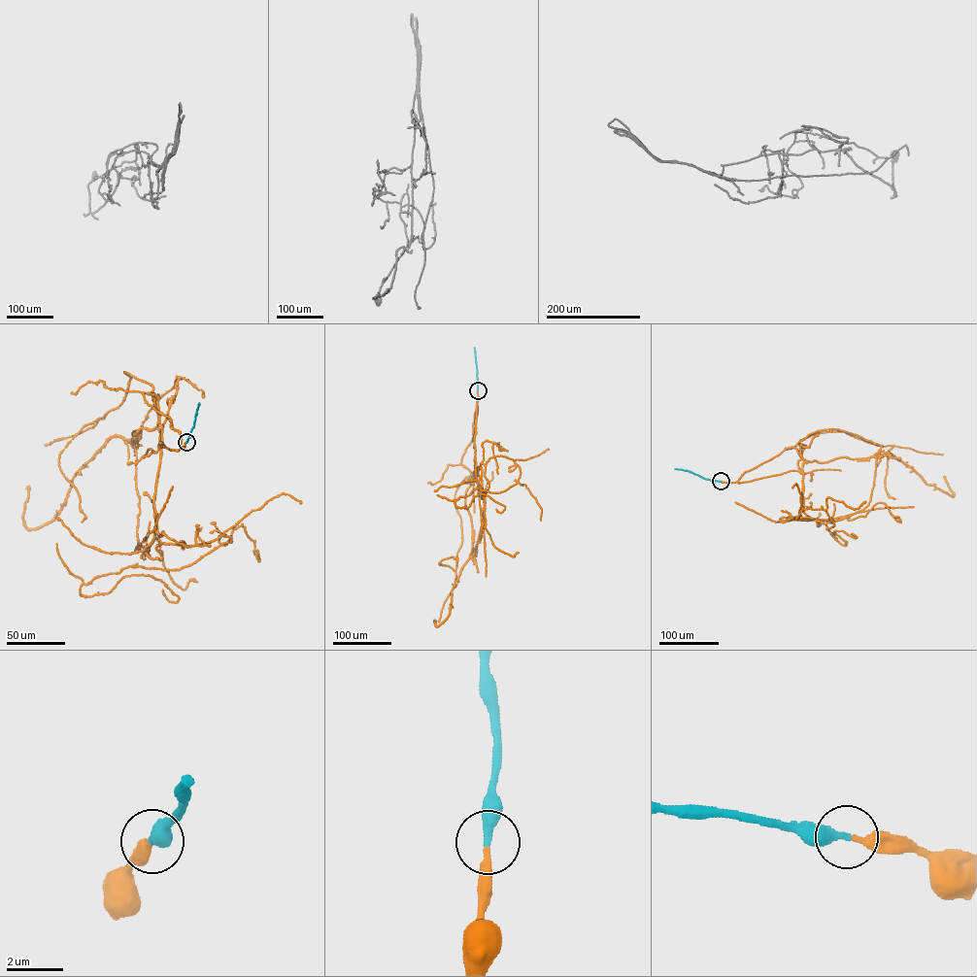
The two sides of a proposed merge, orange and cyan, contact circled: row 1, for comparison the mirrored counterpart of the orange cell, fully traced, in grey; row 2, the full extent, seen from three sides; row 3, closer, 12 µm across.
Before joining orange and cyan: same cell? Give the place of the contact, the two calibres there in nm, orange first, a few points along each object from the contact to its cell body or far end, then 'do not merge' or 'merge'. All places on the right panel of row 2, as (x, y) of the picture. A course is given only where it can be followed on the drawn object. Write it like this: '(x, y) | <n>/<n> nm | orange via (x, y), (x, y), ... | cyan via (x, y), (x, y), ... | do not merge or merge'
(721, 481) | 260/360 nm | orange via (721, 481), (793, 447), (804, 513), (847, 517), (796, 520), (825, 510), (836, 540), (851, 533) | cyan via (721, 481), (674, 469) | merge

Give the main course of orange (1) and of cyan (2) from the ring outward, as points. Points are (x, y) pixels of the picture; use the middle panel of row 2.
1: (478, 390), (460, 463), (481, 467), (484, 509), (488, 459), (520, 477), (454, 502), (496, 509)
2: (478, 390), (474, 347)

